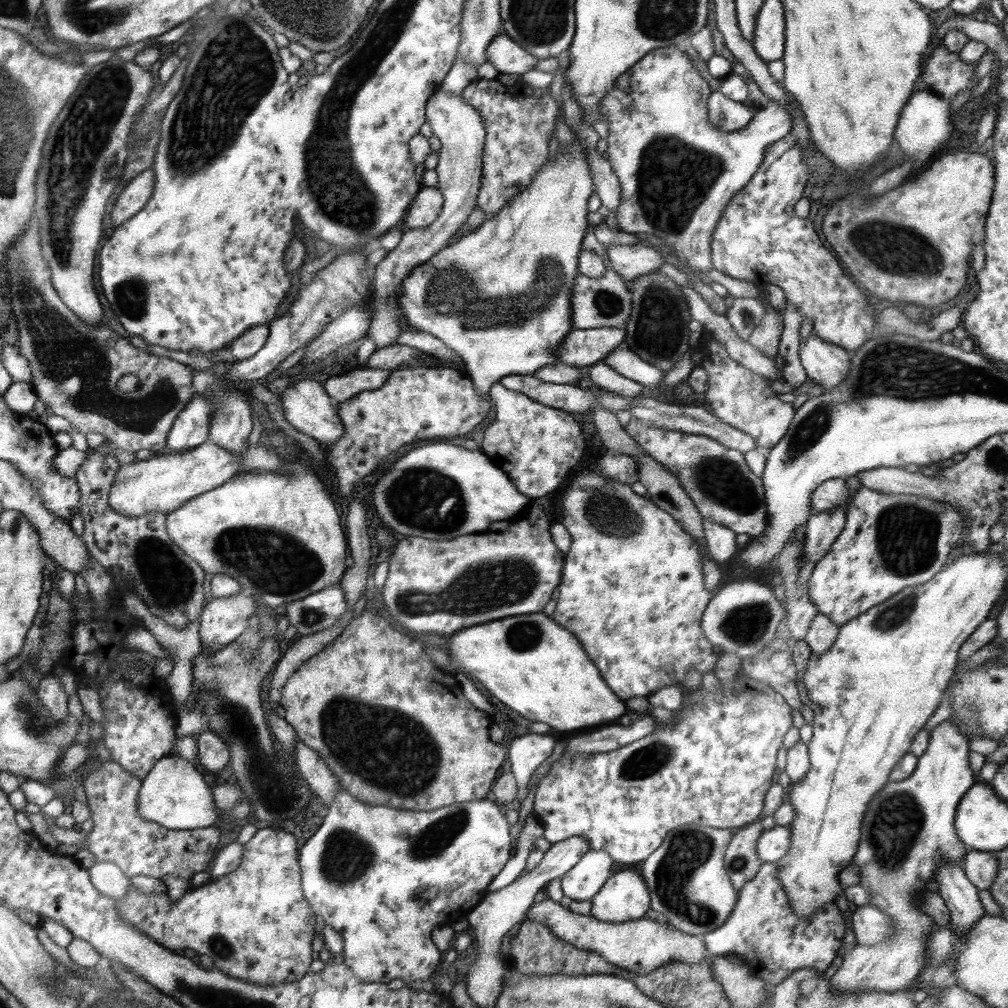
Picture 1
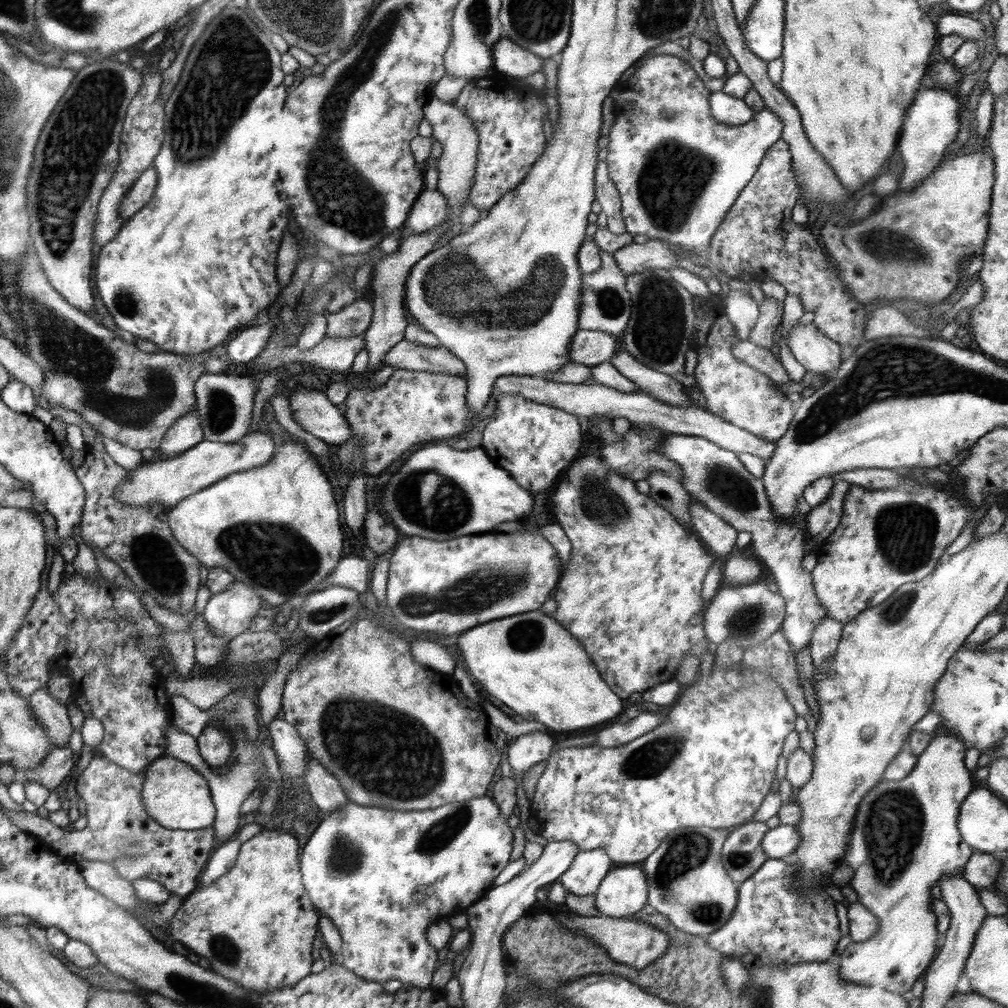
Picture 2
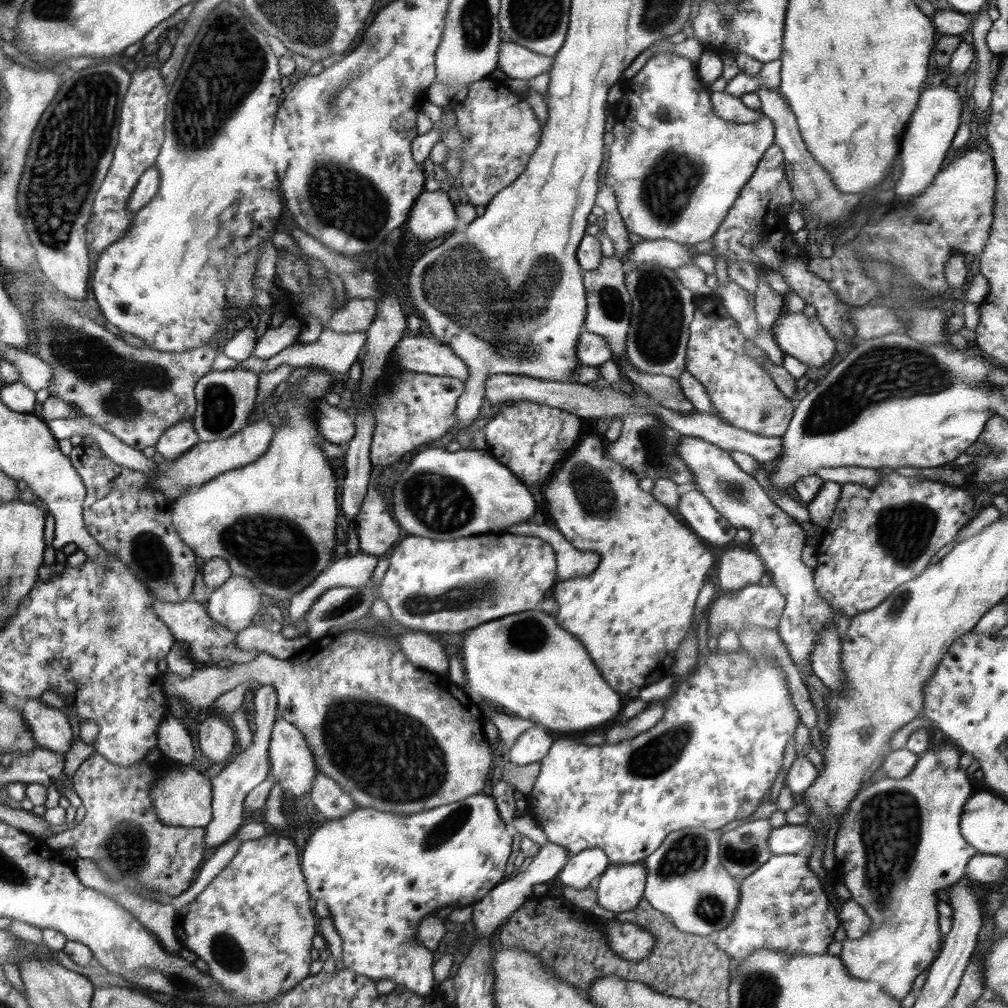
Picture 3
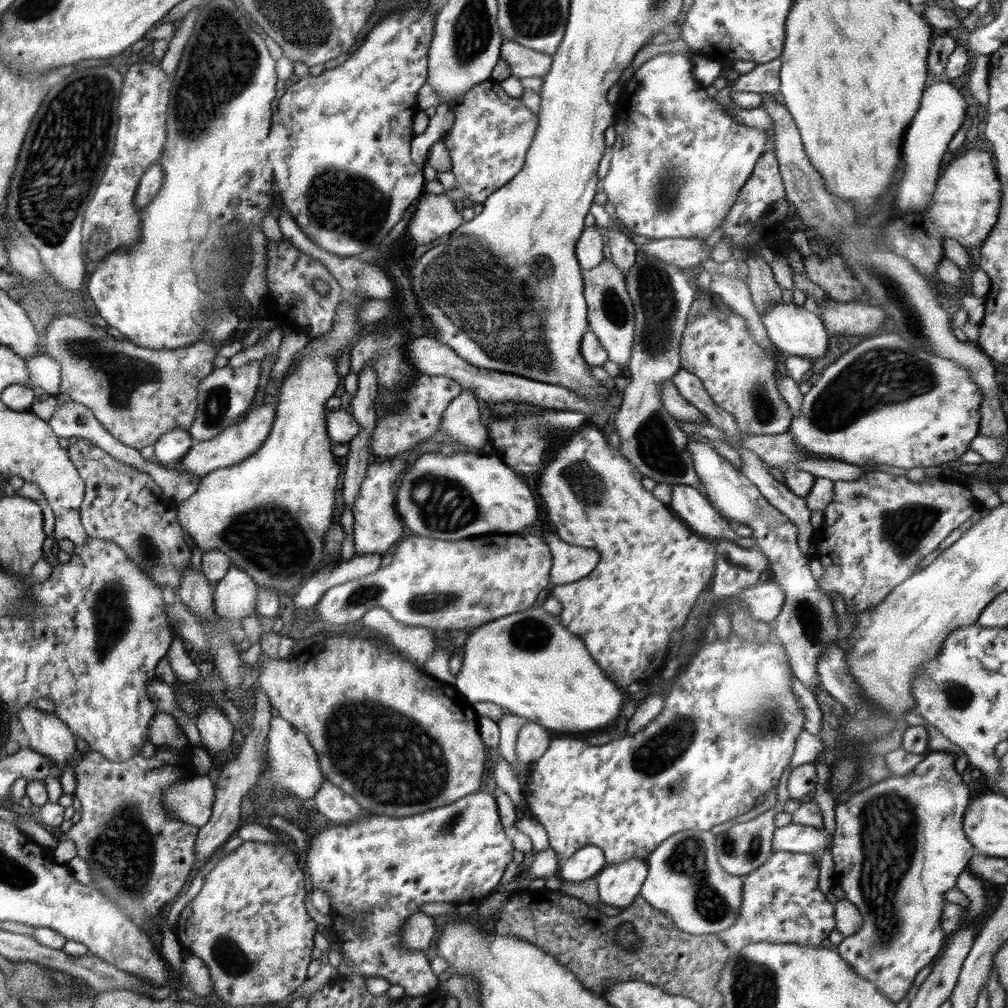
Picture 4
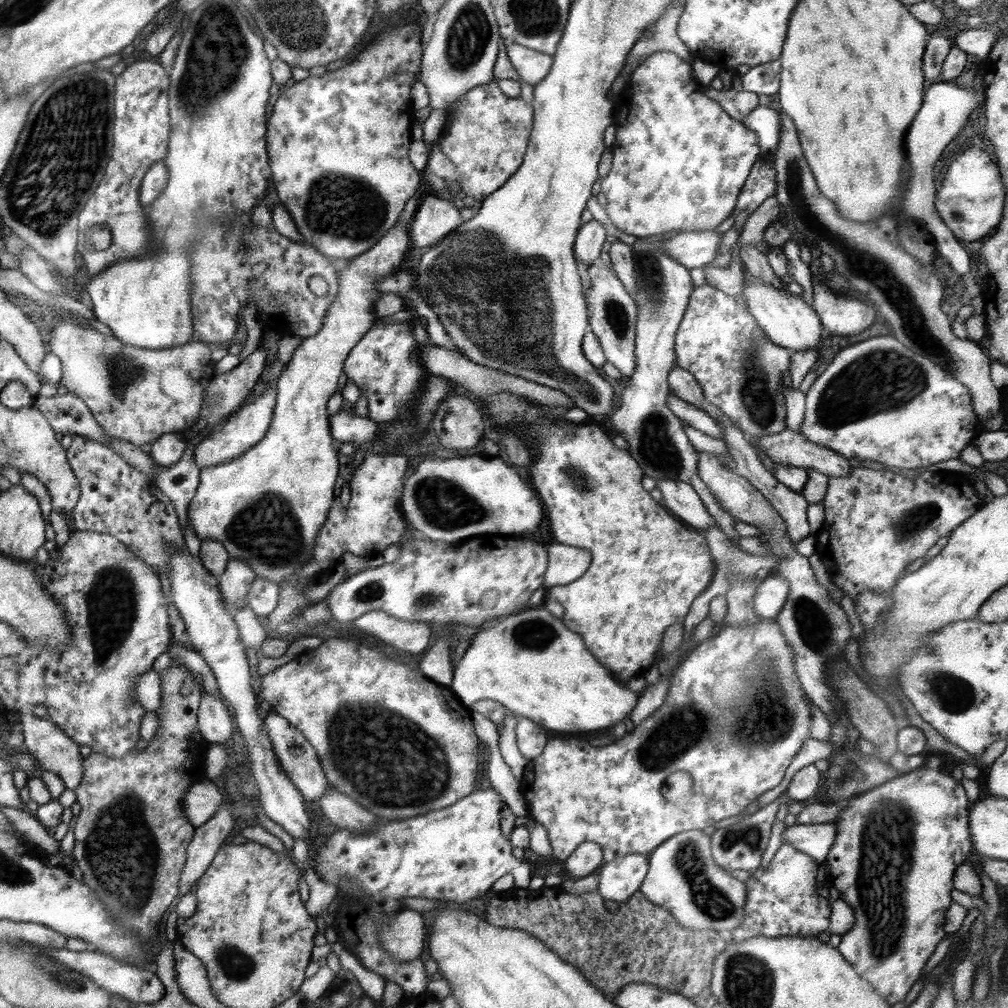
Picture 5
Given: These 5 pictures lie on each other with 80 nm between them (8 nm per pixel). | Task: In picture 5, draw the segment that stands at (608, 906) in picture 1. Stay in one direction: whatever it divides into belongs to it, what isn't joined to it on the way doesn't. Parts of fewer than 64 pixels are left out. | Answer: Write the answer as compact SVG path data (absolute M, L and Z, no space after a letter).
M627 854L603 864L597 871L600 878L597 891L606 902L626 902L639 891L649 870L648 855Z

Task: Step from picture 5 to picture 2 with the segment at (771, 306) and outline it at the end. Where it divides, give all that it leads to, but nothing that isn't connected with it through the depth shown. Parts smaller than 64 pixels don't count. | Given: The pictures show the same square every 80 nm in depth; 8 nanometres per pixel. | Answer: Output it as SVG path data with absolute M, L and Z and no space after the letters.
M798 321L789 330L787 345L808 372L824 374L830 380L840 368L840 345L820 332L813 323L802 326Z

